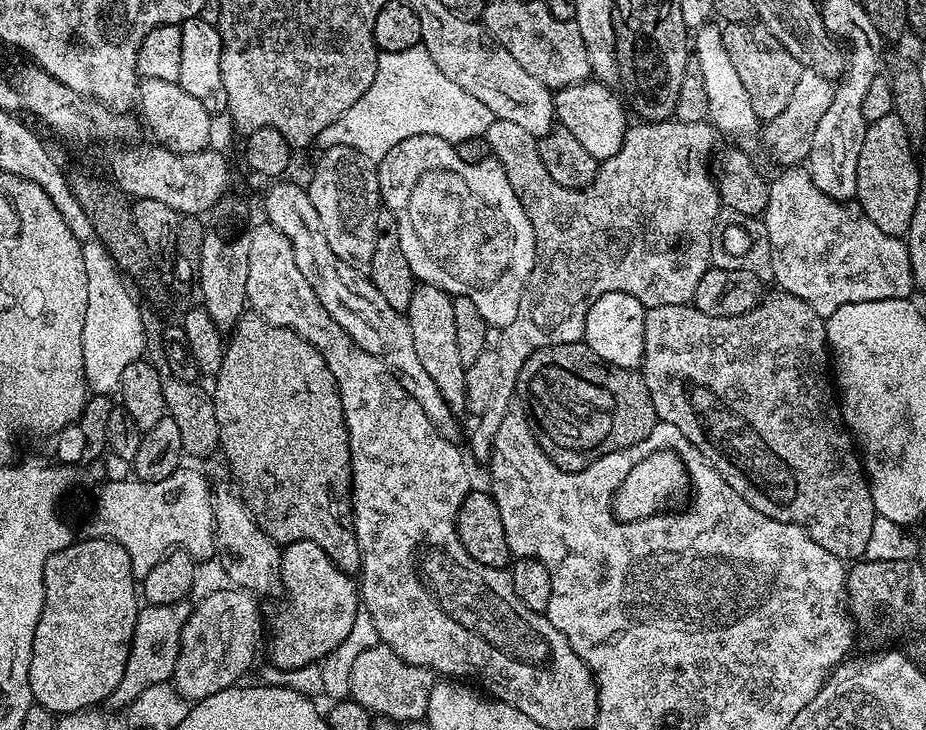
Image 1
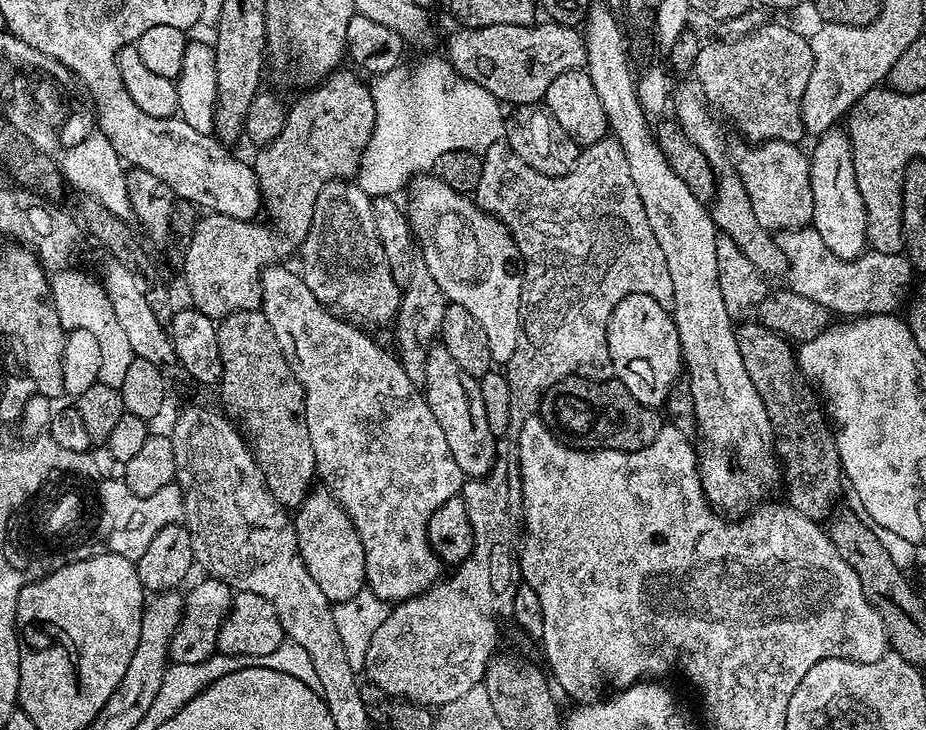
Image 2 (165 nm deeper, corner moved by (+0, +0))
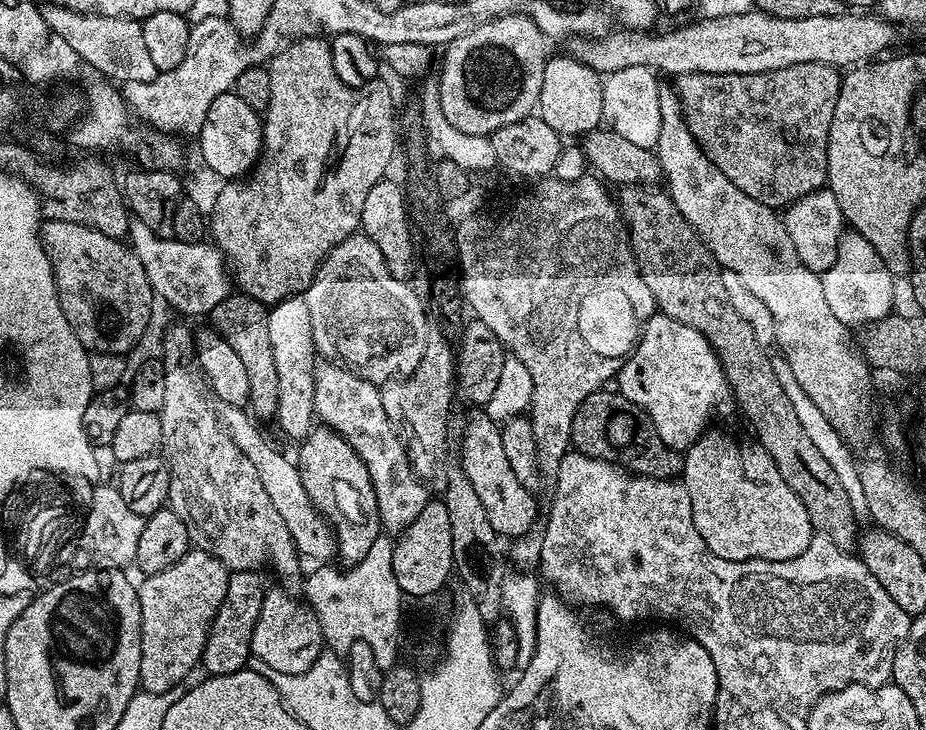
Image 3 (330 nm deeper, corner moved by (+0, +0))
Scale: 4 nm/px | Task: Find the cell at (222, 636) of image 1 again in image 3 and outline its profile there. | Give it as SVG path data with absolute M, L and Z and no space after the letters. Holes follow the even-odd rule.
M269 587L262 598L262 610L258 614L258 622L254 626L252 635L252 656L261 660L261 665L270 670L278 670L282 674L302 674L314 666L314 662L325 651L326 645L322 626L312 609L308 607L303 599L291 596L280 588Z

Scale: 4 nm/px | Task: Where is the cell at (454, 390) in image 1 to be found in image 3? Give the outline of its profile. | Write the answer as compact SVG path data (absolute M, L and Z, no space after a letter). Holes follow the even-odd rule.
M472 410L464 424L464 433L460 436L458 467L464 471L466 478L470 478L490 518L490 526L494 526L497 536L515 538L523 532L528 532L537 523L537 497L529 492L526 486L522 486L522 482L518 482L514 469L510 467L510 461L502 450L500 429L501 425L493 420L487 411Z

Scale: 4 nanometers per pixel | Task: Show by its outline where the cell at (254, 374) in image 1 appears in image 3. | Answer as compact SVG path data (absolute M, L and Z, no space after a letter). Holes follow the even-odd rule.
M230 294L210 313L211 327L215 328L231 348L250 374L250 398L248 408L253 417L261 421L271 421L276 415L278 402L278 372L274 370L274 350L270 350L270 330L268 329L268 308L254 298L243 294Z

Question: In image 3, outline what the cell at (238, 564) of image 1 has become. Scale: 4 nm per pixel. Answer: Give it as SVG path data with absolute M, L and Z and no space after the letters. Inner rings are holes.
M182 324L172 325L166 332L162 342L162 363L165 370L165 397L159 410L162 422L162 442L160 452L164 457L170 474L170 490L168 504L172 511L186 522L189 541L203 552L208 552L218 558L228 567L229 573L251 572L263 569L263 564L269 564L280 576L301 575L300 563L302 557L296 551L294 538L290 538L290 530L286 530L286 522L278 515L274 502L262 487L250 458L234 446L230 434L220 423L217 409L208 405L209 393L205 390L205 379L196 364L192 353L195 351L193 331Z

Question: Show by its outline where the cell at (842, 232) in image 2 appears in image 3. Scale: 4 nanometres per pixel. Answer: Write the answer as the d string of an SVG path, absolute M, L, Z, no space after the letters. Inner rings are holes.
M848 230L841 236L834 264L822 273L820 281L834 318L849 329L874 325L894 312L892 303L896 300L897 281L892 272L886 270L886 262L878 258L874 246L870 246L870 242L866 242L866 238L856 231Z

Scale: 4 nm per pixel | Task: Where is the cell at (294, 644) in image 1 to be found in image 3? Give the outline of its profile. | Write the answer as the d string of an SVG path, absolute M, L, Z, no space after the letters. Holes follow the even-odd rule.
M313 427L299 444L300 453L294 456L296 469L302 478L302 486L306 486L306 494L310 494L310 502L328 521L336 537L339 559L344 559L348 566L362 562L366 550L374 546L374 538L382 534L378 498L366 462L362 462L354 446L332 428Z

